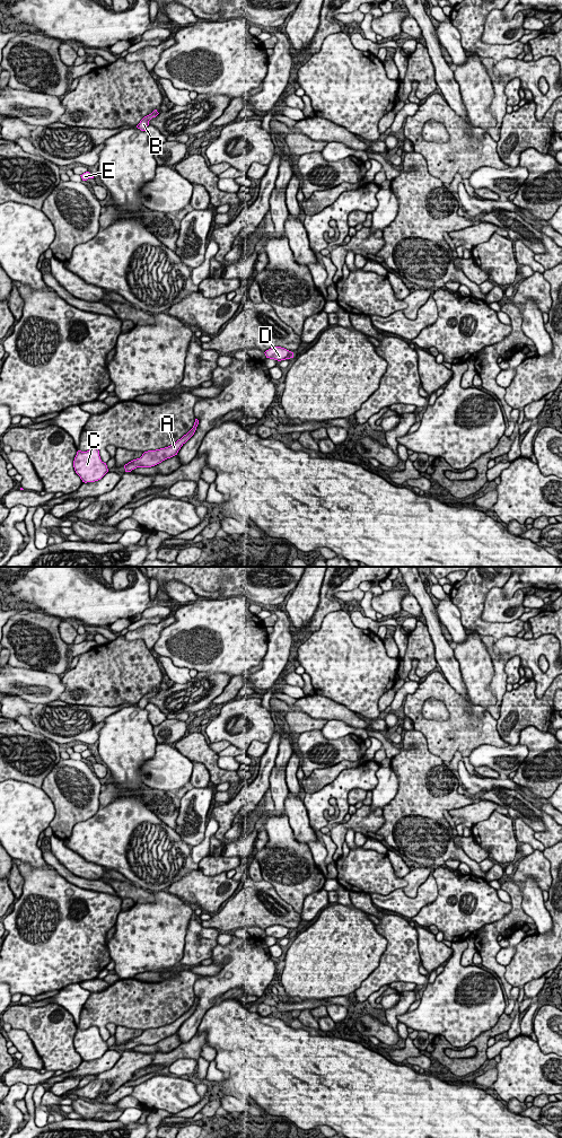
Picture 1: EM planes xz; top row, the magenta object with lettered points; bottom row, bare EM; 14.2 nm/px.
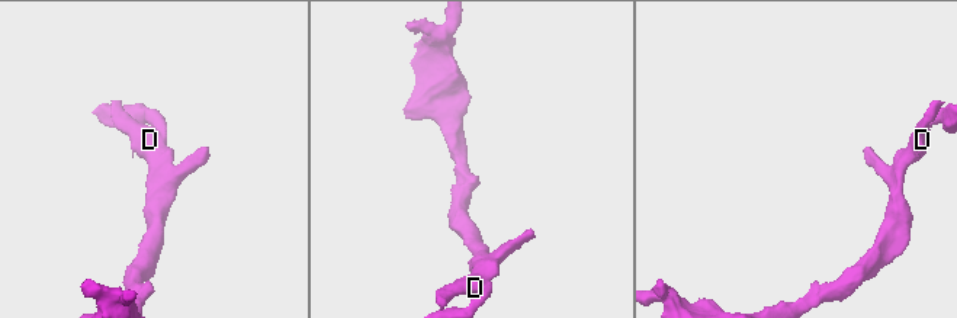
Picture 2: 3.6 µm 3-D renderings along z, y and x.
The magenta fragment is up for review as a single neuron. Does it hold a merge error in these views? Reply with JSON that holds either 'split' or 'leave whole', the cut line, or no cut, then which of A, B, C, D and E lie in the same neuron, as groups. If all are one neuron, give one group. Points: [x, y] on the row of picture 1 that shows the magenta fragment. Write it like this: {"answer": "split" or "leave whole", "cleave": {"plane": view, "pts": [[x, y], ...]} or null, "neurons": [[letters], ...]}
{"answer": "split", "cleave": {"plane": "xz", "pts": [[291, 352], [287, 358]]}, "neurons": [["A", "B", "C", "E"], ["D"]]}

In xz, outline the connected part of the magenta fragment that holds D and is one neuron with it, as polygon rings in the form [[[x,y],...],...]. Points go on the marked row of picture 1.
[[[274,347],[274,348],[266,350],[264,353],[265,353],[266,358],[281,361],[281,360],[288,359],[291,351],[289,351],[284,348],[281,348],[281,347]]]

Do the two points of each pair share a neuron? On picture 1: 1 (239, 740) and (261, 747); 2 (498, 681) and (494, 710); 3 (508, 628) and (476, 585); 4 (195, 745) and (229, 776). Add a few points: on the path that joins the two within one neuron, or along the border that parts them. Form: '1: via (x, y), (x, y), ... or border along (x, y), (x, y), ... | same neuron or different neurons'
1: border along (268, 742), (253, 741), (245, 752) | different neurons
2: via (499, 688), (498, 703) | same neuron
3: via (492, 628), (485, 628), (475, 618), (475, 601) | same neuron
4: via (203, 754), (220, 773) | same neuron

